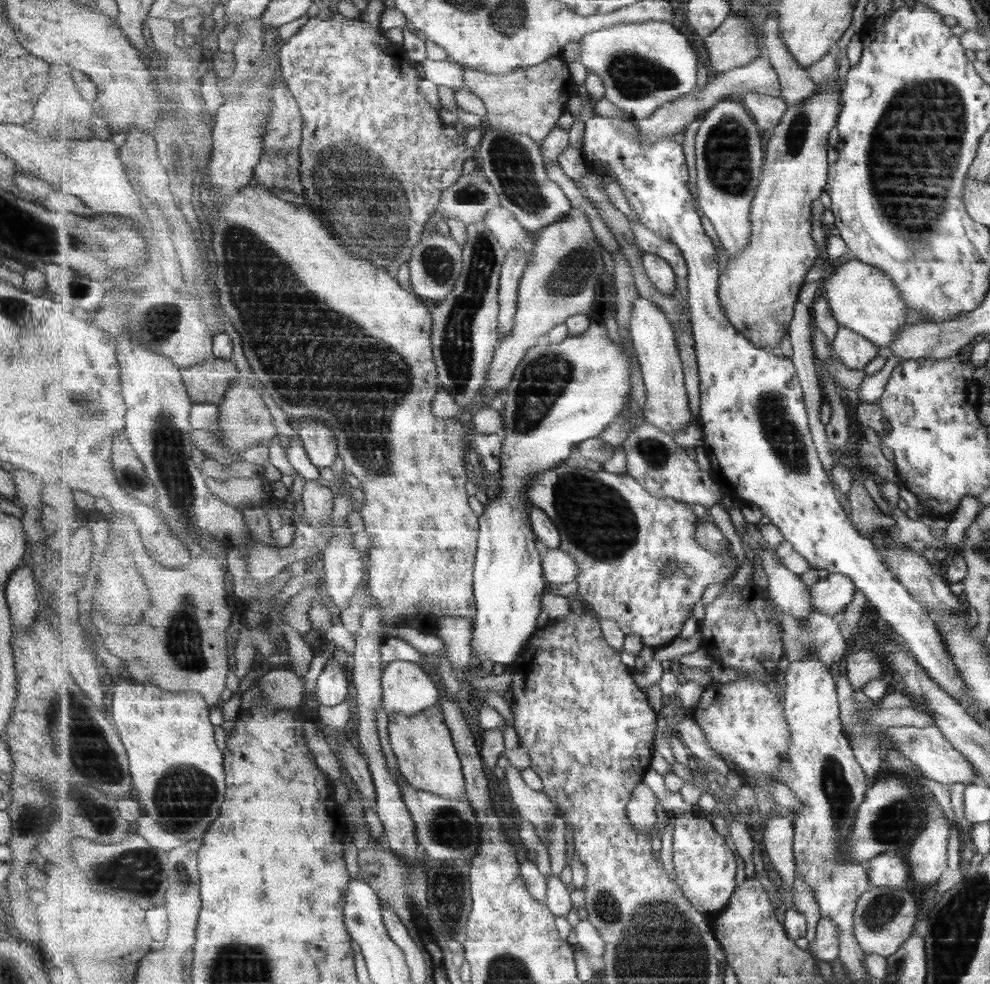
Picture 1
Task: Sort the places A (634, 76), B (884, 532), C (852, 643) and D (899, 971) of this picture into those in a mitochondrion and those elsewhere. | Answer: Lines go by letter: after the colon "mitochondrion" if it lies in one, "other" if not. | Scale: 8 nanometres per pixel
A: mitochondrion
B: other
C: other
D: mitochondrion

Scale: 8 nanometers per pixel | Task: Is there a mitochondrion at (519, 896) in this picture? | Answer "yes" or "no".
no

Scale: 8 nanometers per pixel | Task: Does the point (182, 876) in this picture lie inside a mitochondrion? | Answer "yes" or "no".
yes

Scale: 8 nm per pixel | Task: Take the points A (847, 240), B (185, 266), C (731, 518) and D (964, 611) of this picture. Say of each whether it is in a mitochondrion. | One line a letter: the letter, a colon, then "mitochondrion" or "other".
A: other
B: other
C: other
D: other

